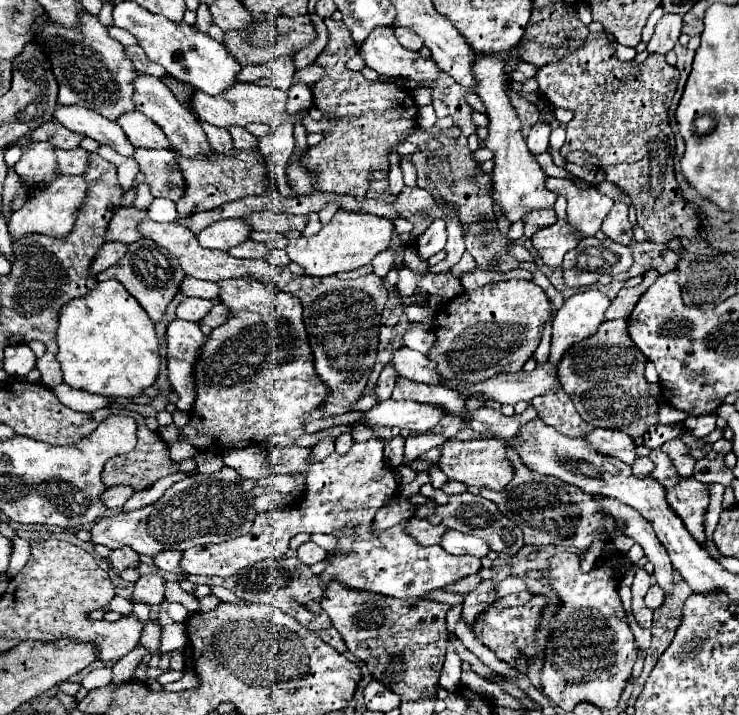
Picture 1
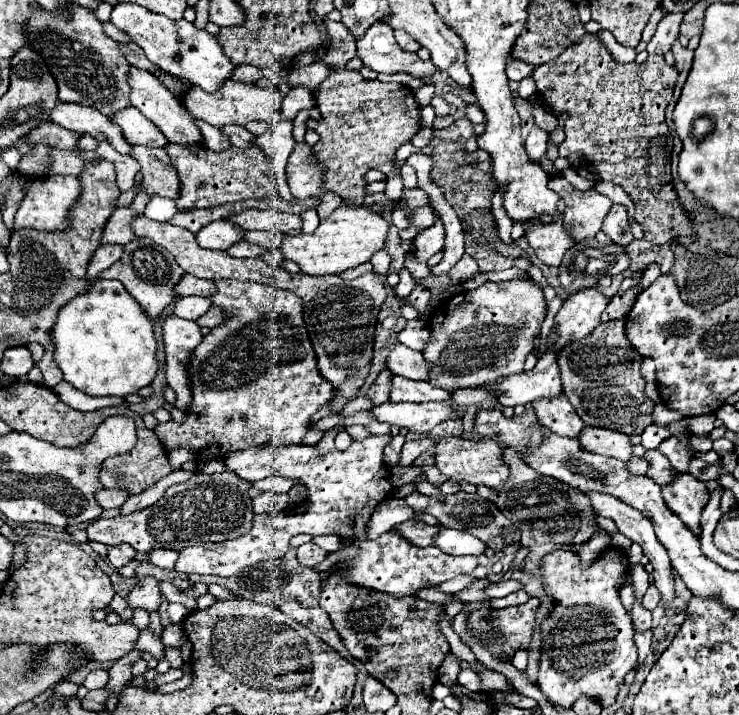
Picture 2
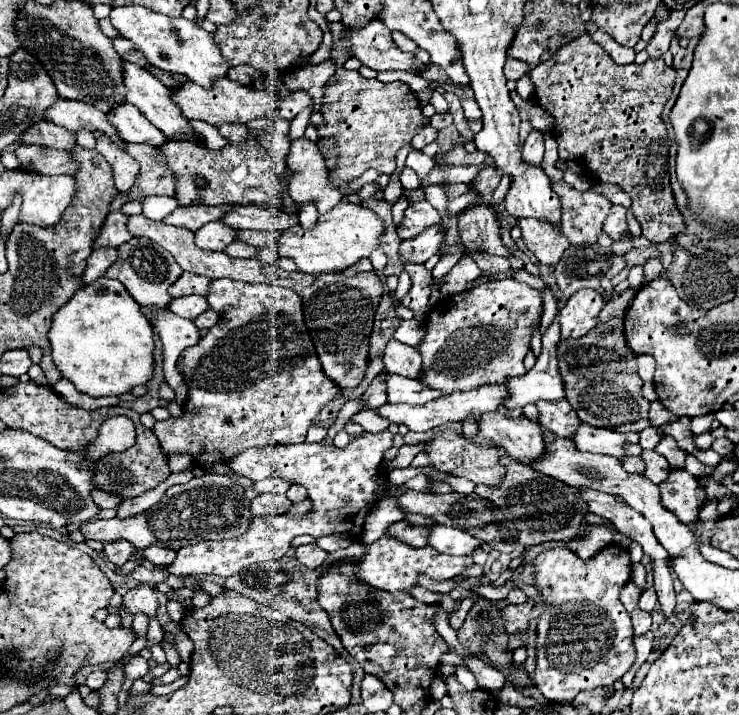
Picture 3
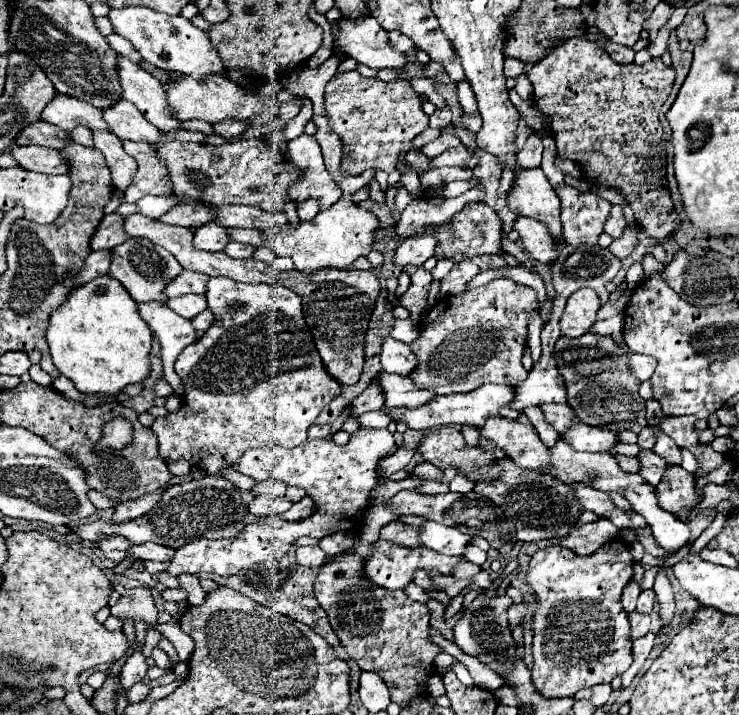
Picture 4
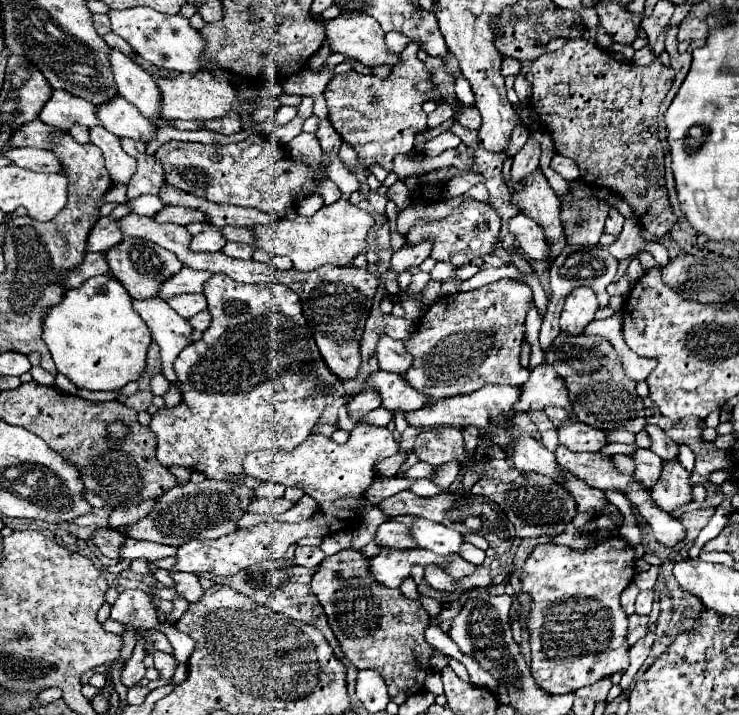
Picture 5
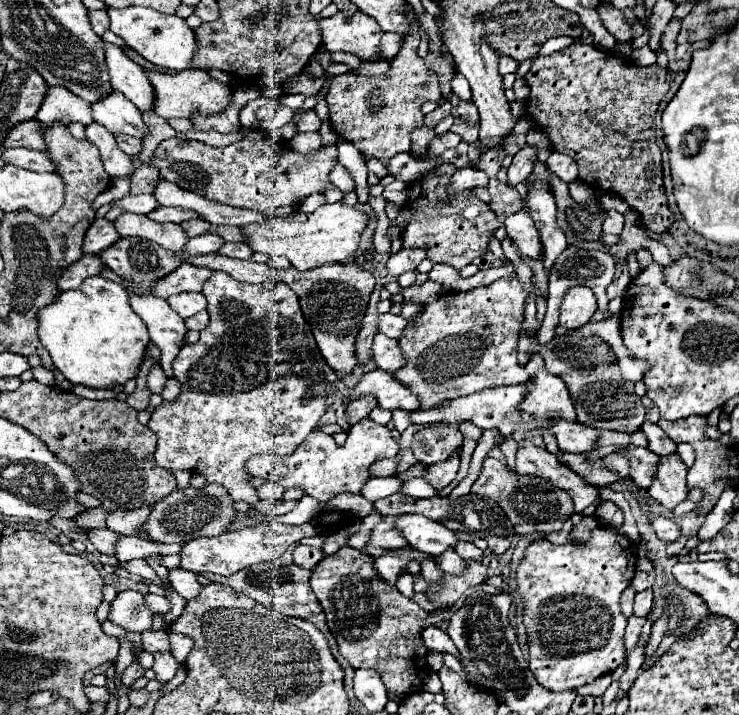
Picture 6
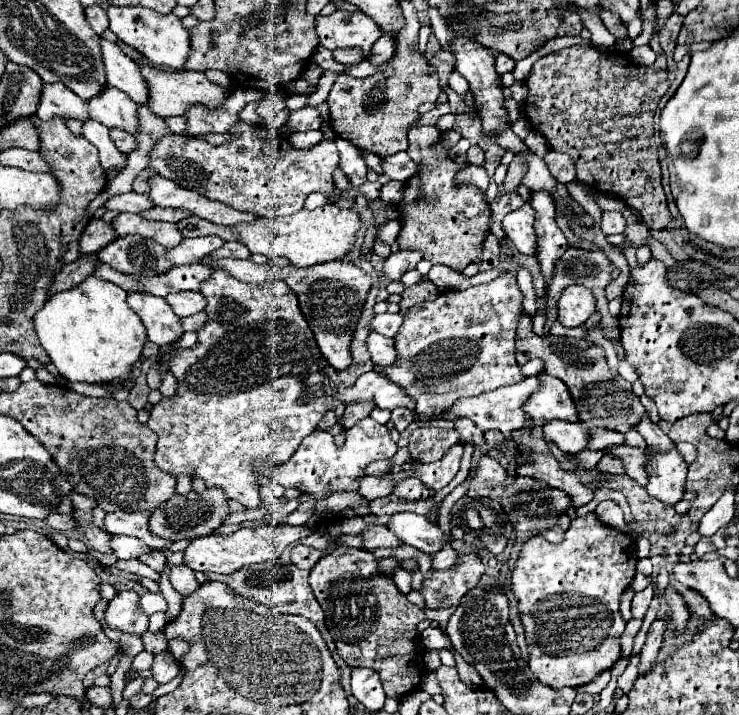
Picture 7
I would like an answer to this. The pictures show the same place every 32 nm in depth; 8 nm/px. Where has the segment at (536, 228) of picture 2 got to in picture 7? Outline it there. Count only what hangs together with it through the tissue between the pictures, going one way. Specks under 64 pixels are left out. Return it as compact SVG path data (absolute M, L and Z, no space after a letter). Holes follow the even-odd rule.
M528 204L506 214L502 228L506 238L518 248L518 252L536 256L536 232L534 232L534 212Z

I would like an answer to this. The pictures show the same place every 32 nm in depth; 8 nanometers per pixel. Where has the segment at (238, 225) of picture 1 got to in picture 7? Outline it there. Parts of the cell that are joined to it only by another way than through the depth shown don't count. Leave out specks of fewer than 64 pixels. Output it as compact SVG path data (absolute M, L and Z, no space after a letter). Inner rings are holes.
M218 236L186 238L184 244L180 244L180 248L168 250L168 260L172 260L174 266L196 264L196 260L200 260L200 256L208 256L210 252L214 252L214 250L220 248L222 244L224 244L224 240L218 238Z

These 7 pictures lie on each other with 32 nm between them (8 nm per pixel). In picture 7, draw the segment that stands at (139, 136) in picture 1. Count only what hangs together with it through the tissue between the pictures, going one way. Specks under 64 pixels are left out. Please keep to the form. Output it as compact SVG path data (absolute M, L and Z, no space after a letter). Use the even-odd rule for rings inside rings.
M108 88L96 100L88 100L90 116L102 122L108 128L120 128L128 134L138 134L138 106L124 96L124 92L116 92L116 88Z

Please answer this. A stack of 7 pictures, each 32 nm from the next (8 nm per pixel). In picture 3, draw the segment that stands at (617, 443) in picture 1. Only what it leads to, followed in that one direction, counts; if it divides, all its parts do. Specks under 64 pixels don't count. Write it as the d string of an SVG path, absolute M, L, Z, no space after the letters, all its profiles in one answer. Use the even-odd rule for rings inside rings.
M580 426L580 432L576 432L576 448L584 452L596 452L596 454L608 454L616 458L626 458L626 438L620 432L608 430L608 428L594 428L594 426Z

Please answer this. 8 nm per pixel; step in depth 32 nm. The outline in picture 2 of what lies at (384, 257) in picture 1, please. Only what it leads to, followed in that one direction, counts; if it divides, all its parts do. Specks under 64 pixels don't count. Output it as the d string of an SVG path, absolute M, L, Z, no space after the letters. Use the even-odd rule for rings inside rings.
M380 250L374 258L372 258L372 266L374 266L374 272L378 276L386 276L388 274L388 266L392 262L392 256L386 252L386 250Z

